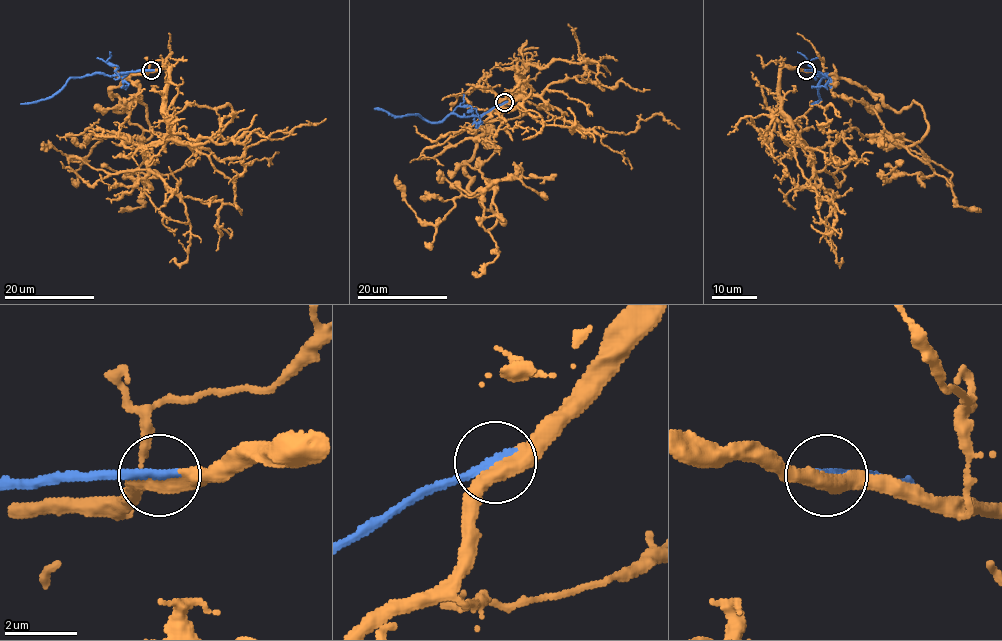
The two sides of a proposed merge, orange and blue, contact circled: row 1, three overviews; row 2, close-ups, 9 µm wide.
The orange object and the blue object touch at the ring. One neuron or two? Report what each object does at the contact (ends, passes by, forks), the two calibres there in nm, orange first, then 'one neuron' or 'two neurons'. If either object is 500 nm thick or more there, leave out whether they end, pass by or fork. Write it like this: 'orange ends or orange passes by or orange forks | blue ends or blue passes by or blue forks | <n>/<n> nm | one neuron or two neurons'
orange passes by | blue ends | 420/320 nm | one neuron

